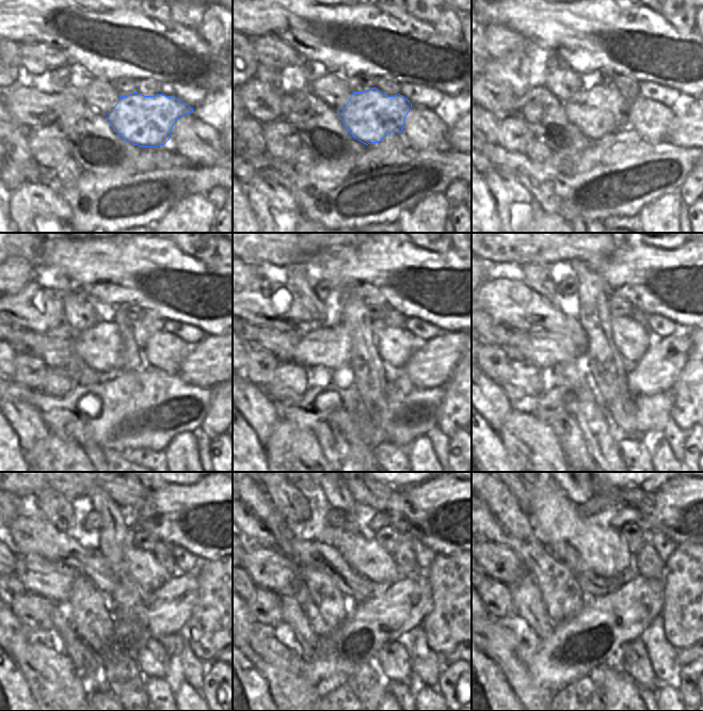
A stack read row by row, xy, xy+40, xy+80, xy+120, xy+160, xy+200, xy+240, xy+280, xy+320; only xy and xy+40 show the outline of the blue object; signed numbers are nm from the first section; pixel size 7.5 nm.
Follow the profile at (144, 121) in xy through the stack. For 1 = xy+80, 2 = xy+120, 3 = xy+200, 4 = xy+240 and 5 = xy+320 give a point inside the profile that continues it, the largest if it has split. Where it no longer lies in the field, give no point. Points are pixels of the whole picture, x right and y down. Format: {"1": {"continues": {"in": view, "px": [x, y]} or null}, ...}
{"1": {"continues": {"in": "xy+80", "px": [598, 110]}}, "2": {"continues": {"in": "xy+120", "px": [98, 346]}}, "3": {"continues": {"in": "xy+200", "px": [544, 348]}}, "4": {"continues": {"in": "xy+240", "px": [37, 574]}}, "5": {"continues": {"in": "xy+320", "px": [498, 562]}}}

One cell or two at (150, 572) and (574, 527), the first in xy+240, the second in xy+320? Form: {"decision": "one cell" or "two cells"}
{"decision": "one cell"}

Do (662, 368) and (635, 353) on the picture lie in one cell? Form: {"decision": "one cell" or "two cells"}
{"decision": "two cells"}

